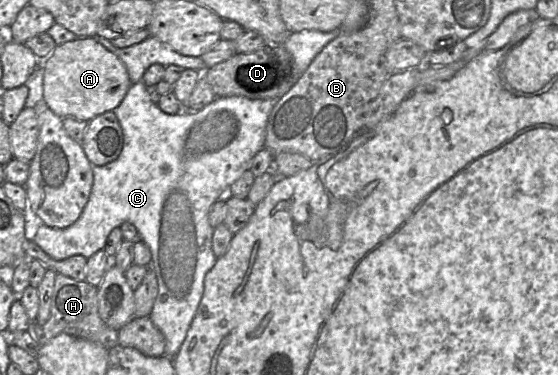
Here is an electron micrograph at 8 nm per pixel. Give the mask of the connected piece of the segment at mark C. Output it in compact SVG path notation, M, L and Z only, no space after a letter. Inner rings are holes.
M149 36L144 41L125 48L116 48L110 40L106 39L103 46L108 51L115 54L122 61L127 69L129 79L132 83L121 103L113 110L123 133L123 147L121 153L115 160L106 165L92 165L93 185L91 193L80 217L72 225L66 228L54 228L42 224L39 226L32 240L46 254L55 260L63 260L73 255L81 255L88 259L97 251L103 250L107 237L115 227L120 228L121 224L124 222L133 224L139 233L140 240L142 240L148 246L151 252L151 261L147 265L147 268L152 269L155 272L158 282L158 293L149 318L165 337L165 355L173 358L184 342L187 331L199 306L204 290L205 275L215 265L217 260L217 257L212 250L212 236L214 228L210 225L208 219L210 208L217 200L221 200L226 196L229 187L245 171L250 170L253 158L263 147L265 147L266 126L268 118L279 99L250 99L243 96L216 97L211 103L207 104L197 112L191 112L187 109L183 109L177 114L169 115L161 111L161 109L151 101L146 91L146 86L151 85L146 85L141 81L144 72L153 64L160 64L164 67L169 65L177 65L183 69L193 69L199 72L204 72L206 71L207 67L203 60L200 57L182 55L175 51L169 44L160 41L154 36Z

